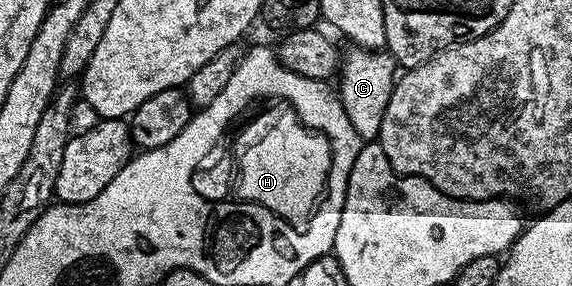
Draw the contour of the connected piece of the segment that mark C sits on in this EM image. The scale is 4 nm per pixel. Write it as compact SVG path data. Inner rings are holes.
M351 48L341 58L341 69L337 75L337 93L345 108L345 116L349 116L349 124L357 128L360 138L364 140L378 139L381 132L381 120L385 116L385 108L389 104L389 96L397 81L397 63L390 54L383 50L365 50Z

